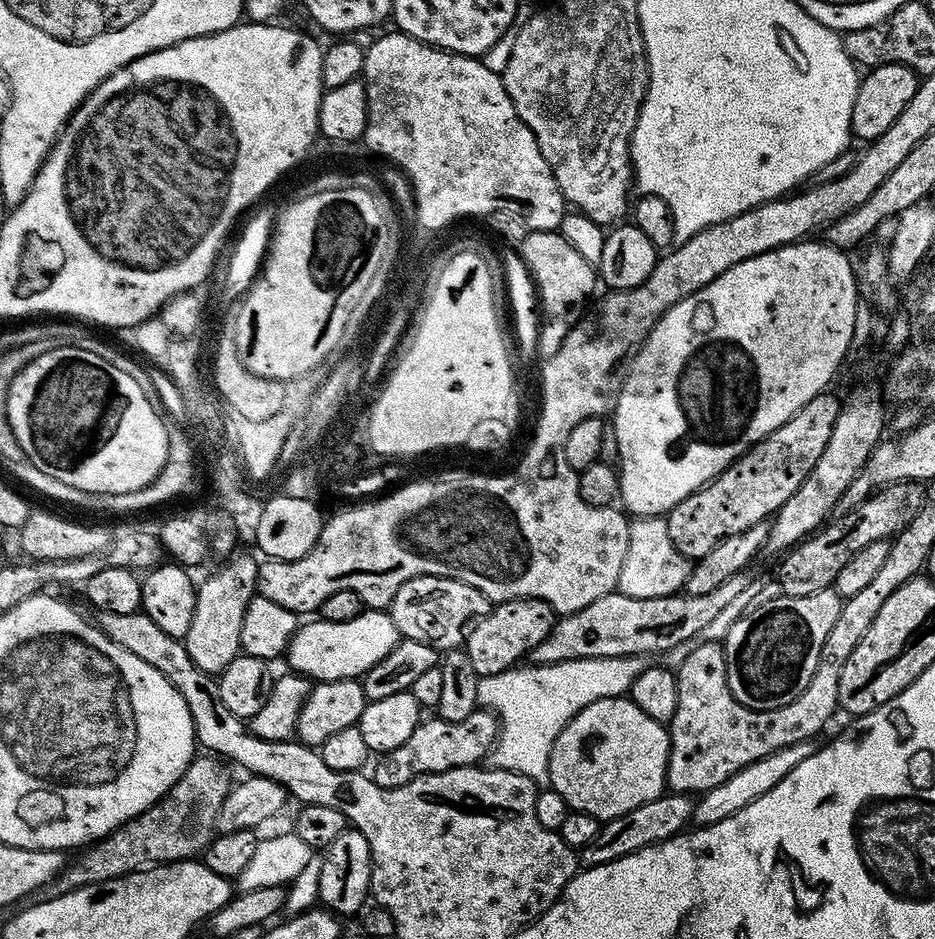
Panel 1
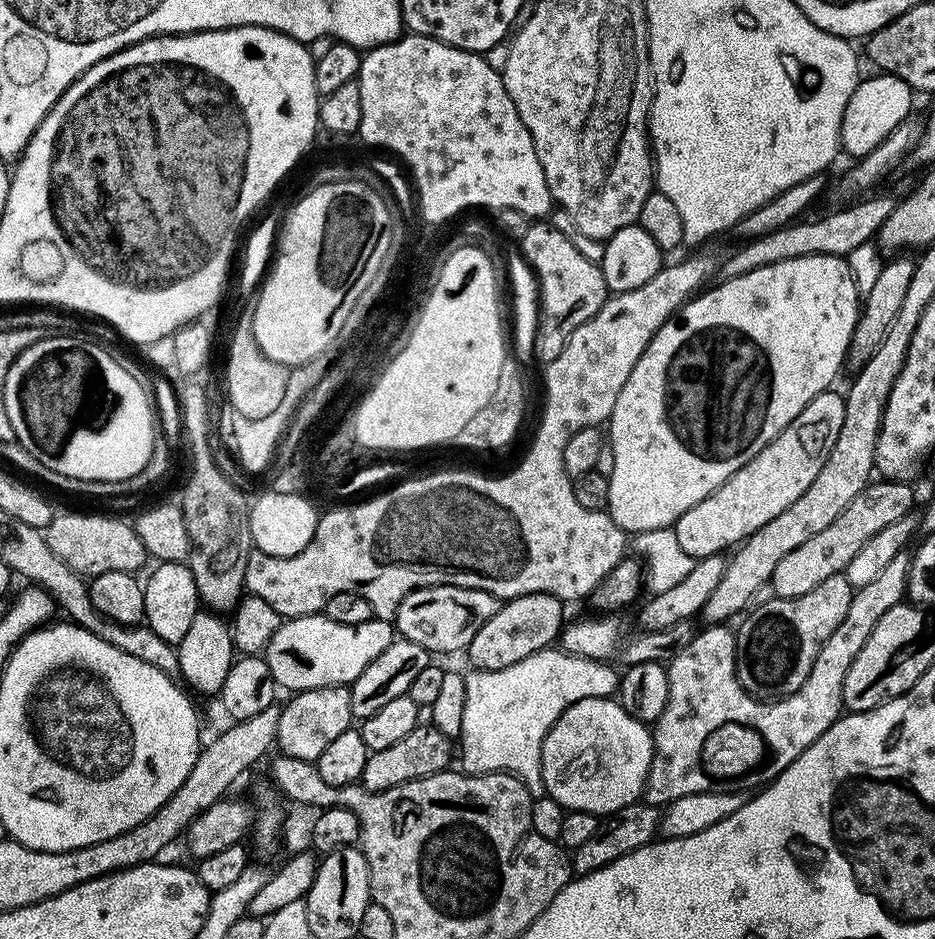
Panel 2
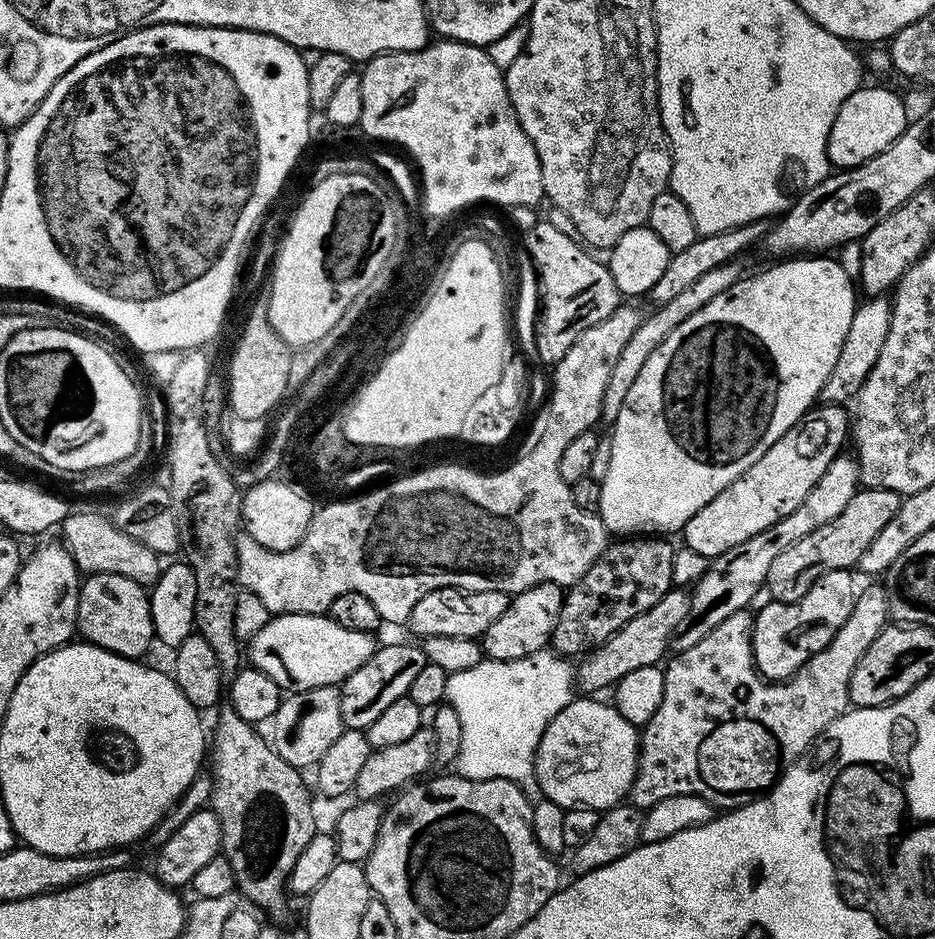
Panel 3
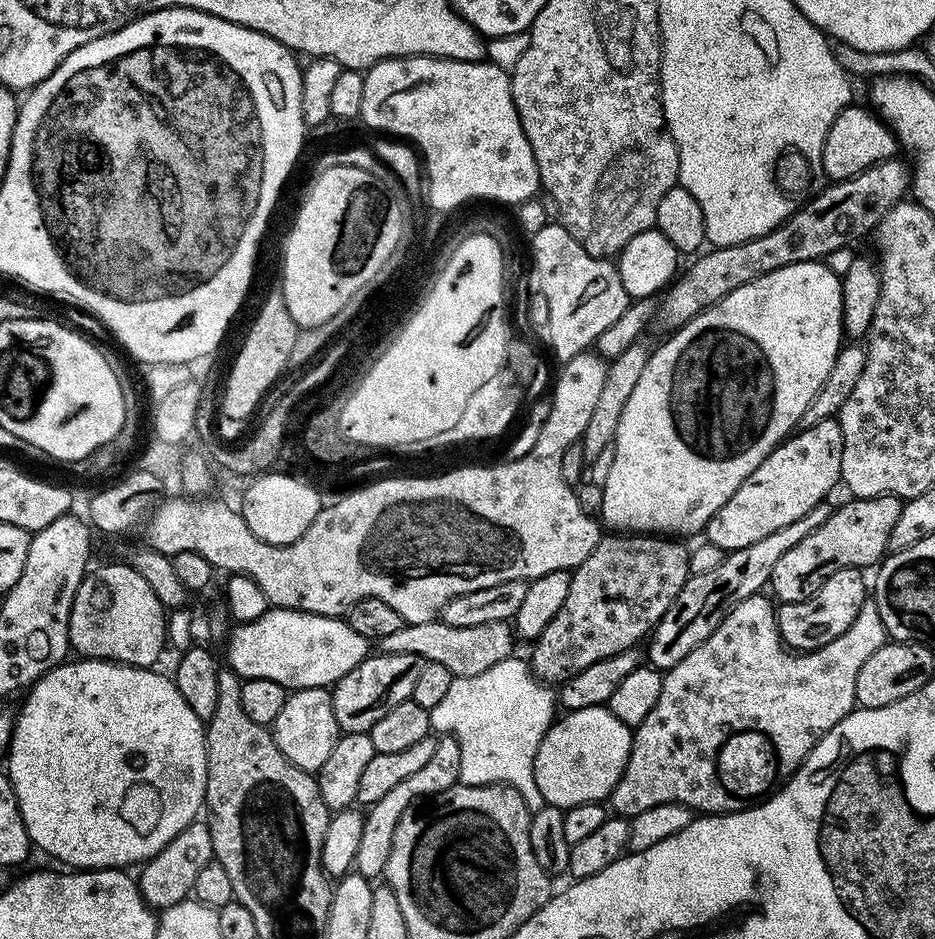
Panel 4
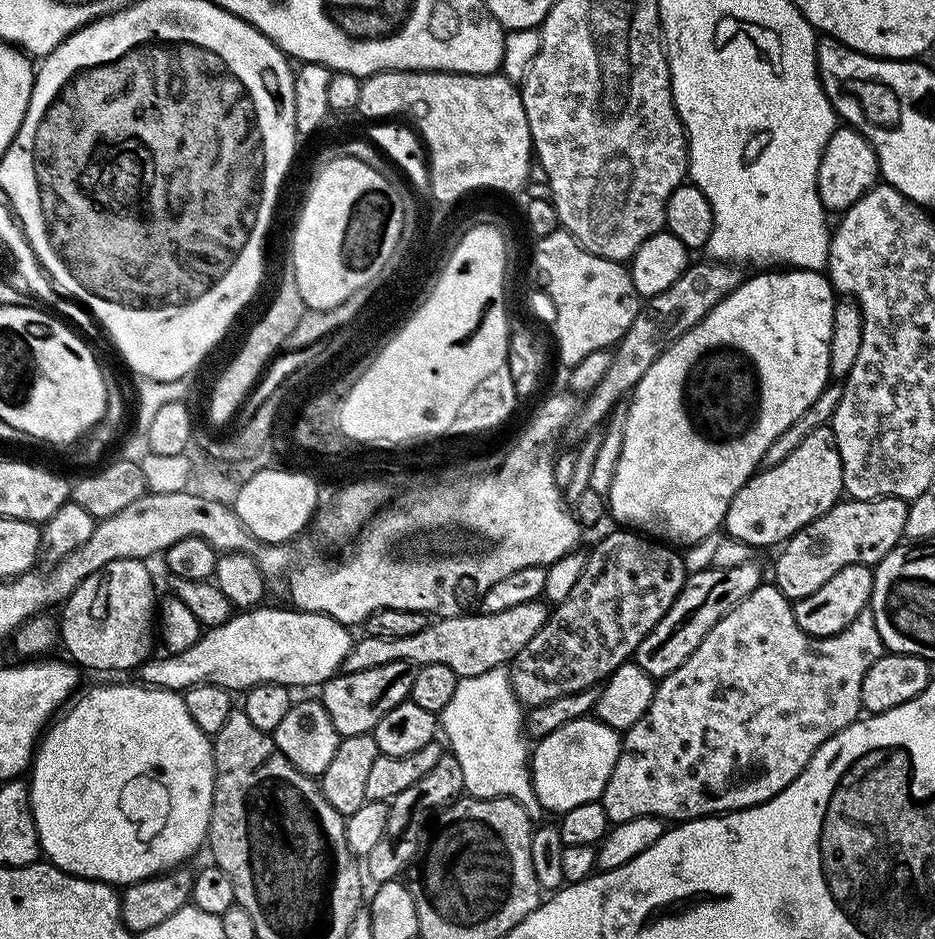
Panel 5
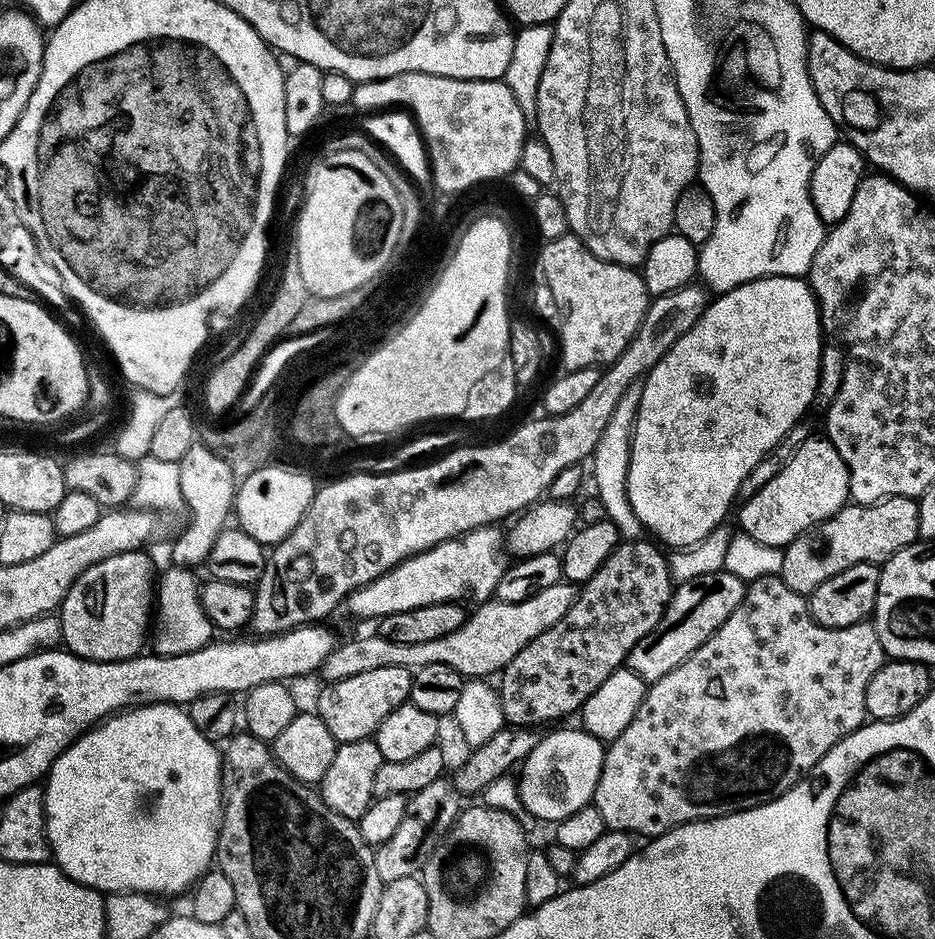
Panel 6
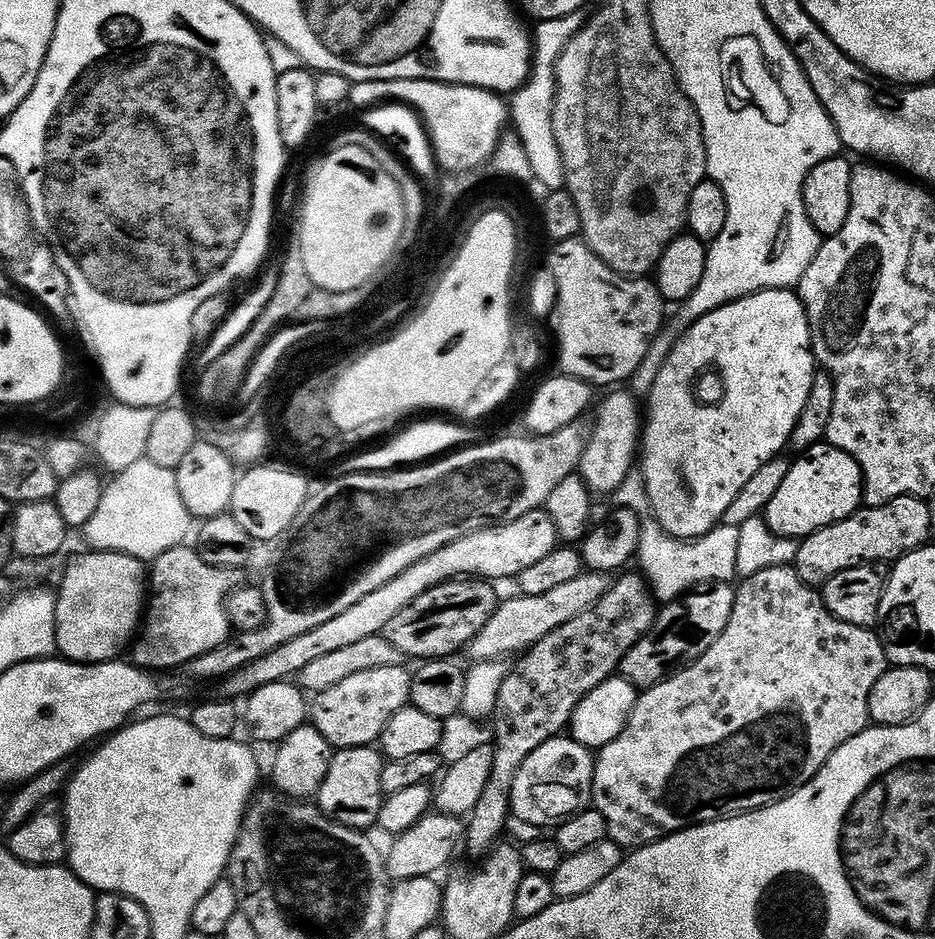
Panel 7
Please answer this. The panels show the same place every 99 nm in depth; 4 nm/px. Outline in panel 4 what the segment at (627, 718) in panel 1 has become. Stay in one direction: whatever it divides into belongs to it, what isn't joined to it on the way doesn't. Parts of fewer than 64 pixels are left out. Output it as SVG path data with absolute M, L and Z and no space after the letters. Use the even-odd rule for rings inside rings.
M607 706L561 715L542 738L534 758L534 782L542 790L545 805L567 810L586 802L607 801L630 758L632 733Z

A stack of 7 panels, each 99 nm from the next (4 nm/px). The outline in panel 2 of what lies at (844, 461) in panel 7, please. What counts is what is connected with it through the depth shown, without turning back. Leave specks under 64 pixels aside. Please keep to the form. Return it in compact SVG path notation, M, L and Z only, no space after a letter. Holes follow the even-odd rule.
M829 390L815 396L800 411L798 418L789 422L765 448L758 450L758 454L754 454L754 458L750 458L746 466L739 468L729 480L718 486L718 490L714 490L714 494L702 498L698 506L690 506L690 510L686 510L686 514L682 514L682 518L676 520L674 531L678 534L678 542L682 545L682 550L686 550L686 554L690 554L693 561L707 556L718 556L743 544L755 532L762 530L766 522L778 518L778 514L782 514L782 510L792 505L811 486L814 478L818 478L826 458L830 458L830 450L834 450L834 442L838 442L842 422L846 422L846 402L841 393Z

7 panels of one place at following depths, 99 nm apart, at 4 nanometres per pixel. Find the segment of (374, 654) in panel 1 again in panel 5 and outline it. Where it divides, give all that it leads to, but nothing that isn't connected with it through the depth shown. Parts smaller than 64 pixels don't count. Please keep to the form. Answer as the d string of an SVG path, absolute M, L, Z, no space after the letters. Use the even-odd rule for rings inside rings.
M285 608L240 610L228 617L225 624L211 625L185 652L164 654L161 660L149 658L138 669L139 679L153 688L165 688L183 693L185 688L196 684L217 684L229 690L247 690L256 684L282 684L289 689L308 688L311 684L323 686L328 679L337 675L344 667L344 659L354 643L349 629L334 618L320 612L302 612Z

